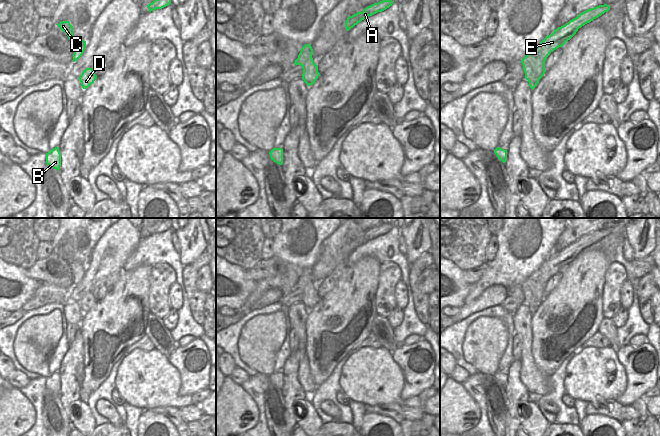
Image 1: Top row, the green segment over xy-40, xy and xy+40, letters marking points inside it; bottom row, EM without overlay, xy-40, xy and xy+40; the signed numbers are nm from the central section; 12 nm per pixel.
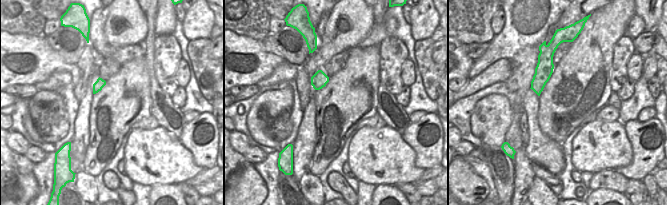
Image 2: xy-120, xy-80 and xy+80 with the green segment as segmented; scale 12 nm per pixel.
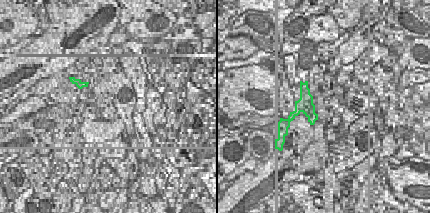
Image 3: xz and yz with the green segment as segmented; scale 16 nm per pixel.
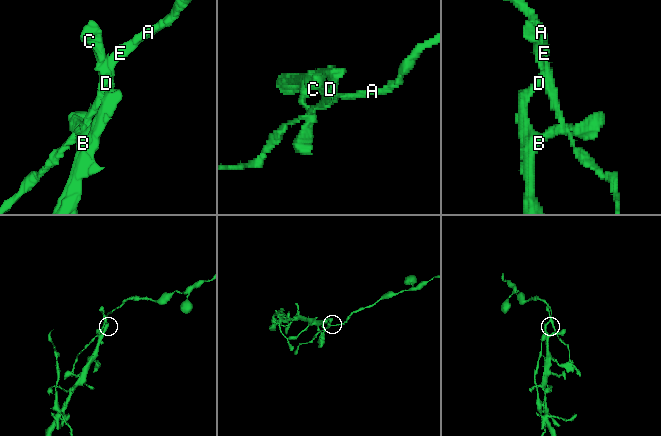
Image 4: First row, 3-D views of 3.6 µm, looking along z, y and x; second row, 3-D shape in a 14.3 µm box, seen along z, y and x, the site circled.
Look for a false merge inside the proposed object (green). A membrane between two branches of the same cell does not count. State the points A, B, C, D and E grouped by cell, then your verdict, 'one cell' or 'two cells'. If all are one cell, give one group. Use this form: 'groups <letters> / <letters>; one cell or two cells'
groups A E / B C D; two cells

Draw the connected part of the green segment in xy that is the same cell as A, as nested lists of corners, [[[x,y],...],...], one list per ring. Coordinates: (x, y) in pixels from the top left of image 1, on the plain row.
[[[382,224],[378,227],[374,227],[366,231],[362,236],[357,236],[356,238],[349,240],[345,246],[346,254],[349,255],[355,249],[360,247],[362,244],[366,243],[369,240],[372,240],[378,236],[382,236],[392,230],[394,225],[392,224]]]

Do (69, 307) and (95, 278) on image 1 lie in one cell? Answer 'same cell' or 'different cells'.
different cells

